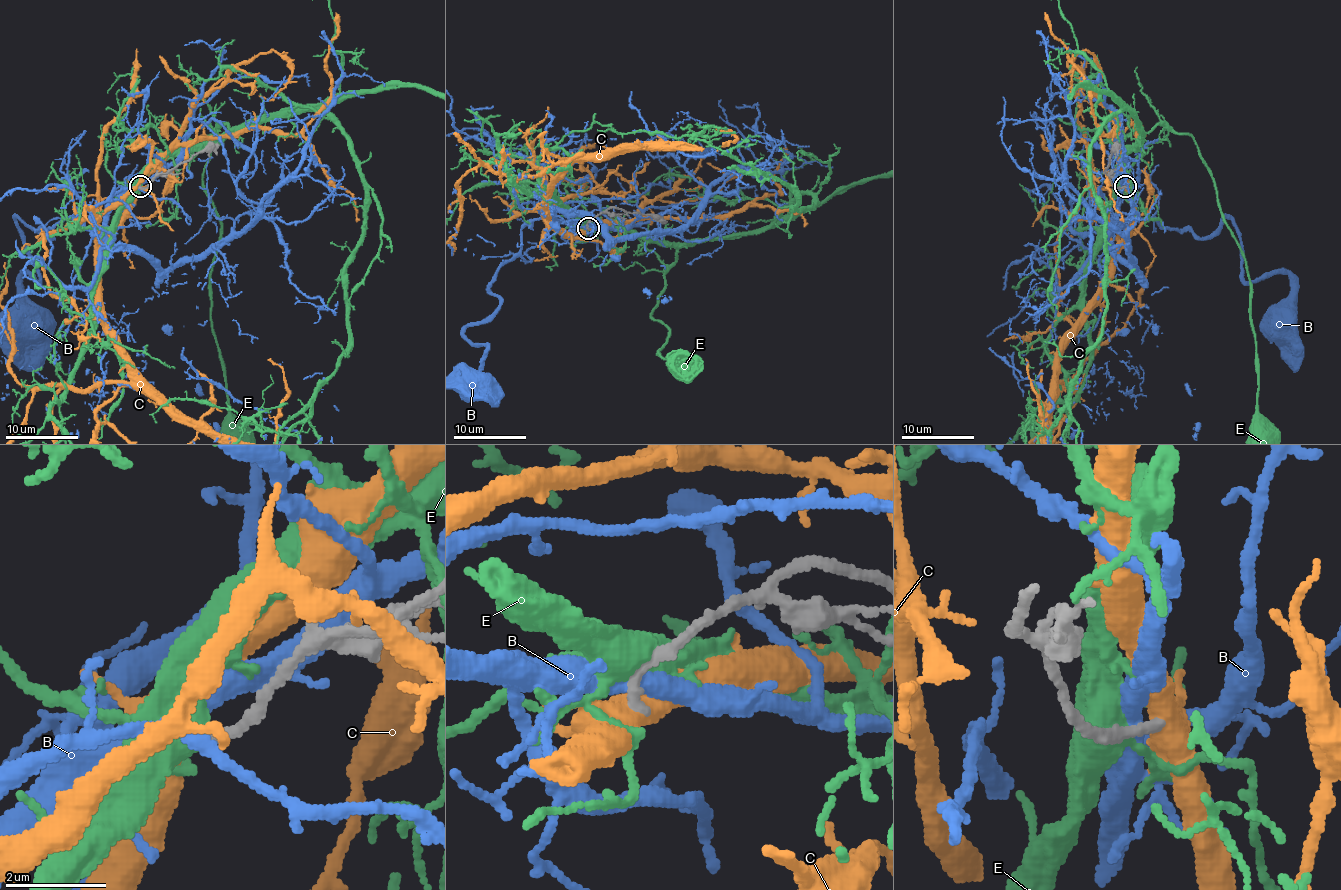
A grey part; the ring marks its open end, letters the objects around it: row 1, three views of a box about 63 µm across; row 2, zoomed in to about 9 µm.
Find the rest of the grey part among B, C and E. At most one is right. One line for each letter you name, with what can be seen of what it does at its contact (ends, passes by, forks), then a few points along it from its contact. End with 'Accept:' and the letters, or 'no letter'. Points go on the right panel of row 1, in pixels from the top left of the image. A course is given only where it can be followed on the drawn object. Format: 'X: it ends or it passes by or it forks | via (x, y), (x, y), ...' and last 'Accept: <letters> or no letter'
Accept: no letter

